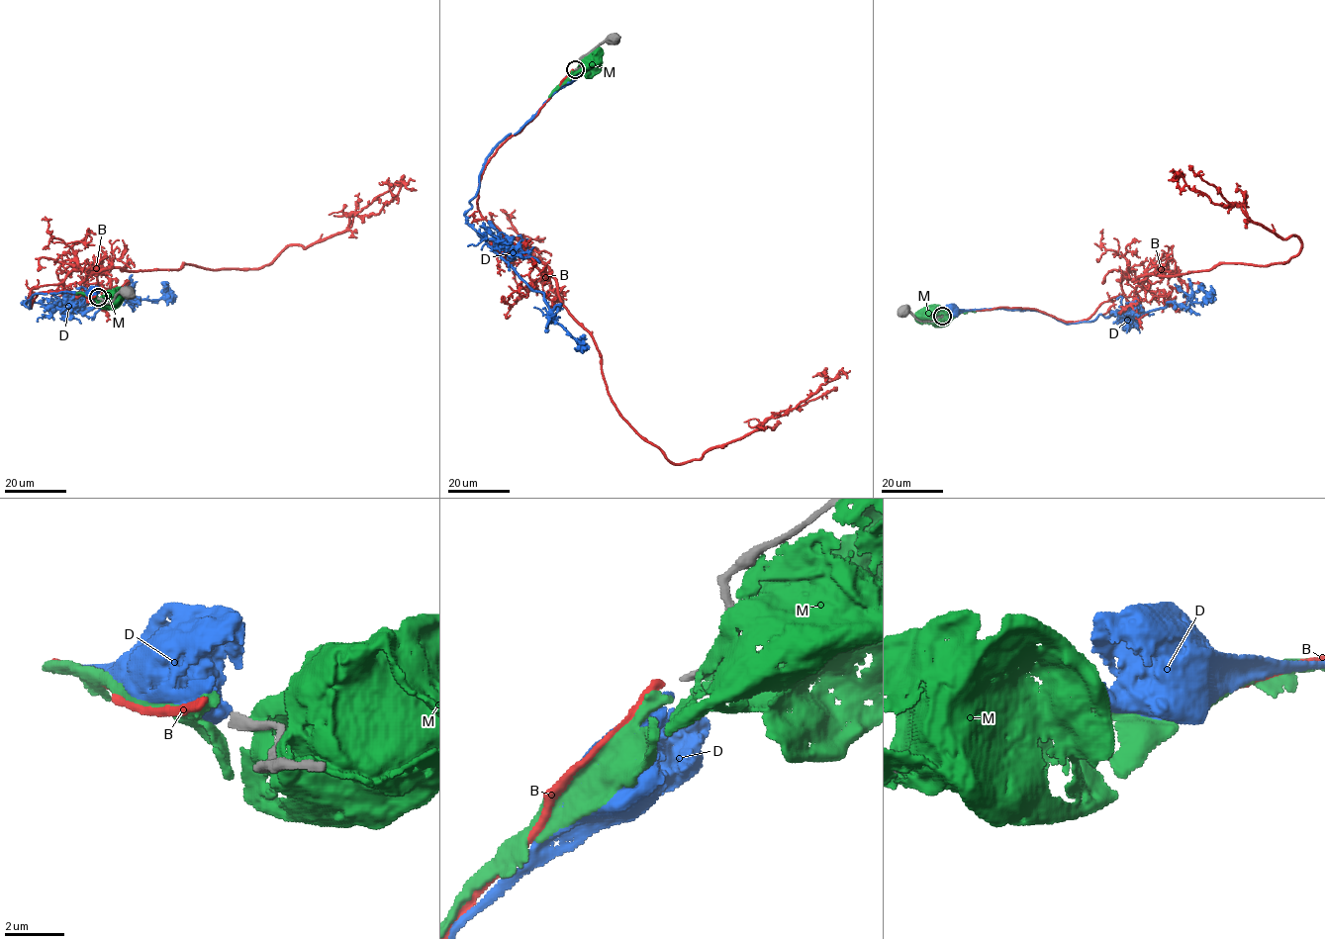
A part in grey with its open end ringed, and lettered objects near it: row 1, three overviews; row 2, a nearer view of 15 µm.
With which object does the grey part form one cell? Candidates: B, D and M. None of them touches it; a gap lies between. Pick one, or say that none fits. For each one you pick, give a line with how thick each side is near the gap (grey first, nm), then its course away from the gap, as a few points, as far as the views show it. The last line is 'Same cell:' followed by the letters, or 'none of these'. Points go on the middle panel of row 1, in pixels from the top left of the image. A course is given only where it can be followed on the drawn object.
B: 320 nm thick on the grey side, 280 nm on the other; it runs (573, 69), (490, 158), (478, 210), (549, 270), (618, 414), (683, 463), (785, 416), (826, 383), (812, 377)
Same cell: B

